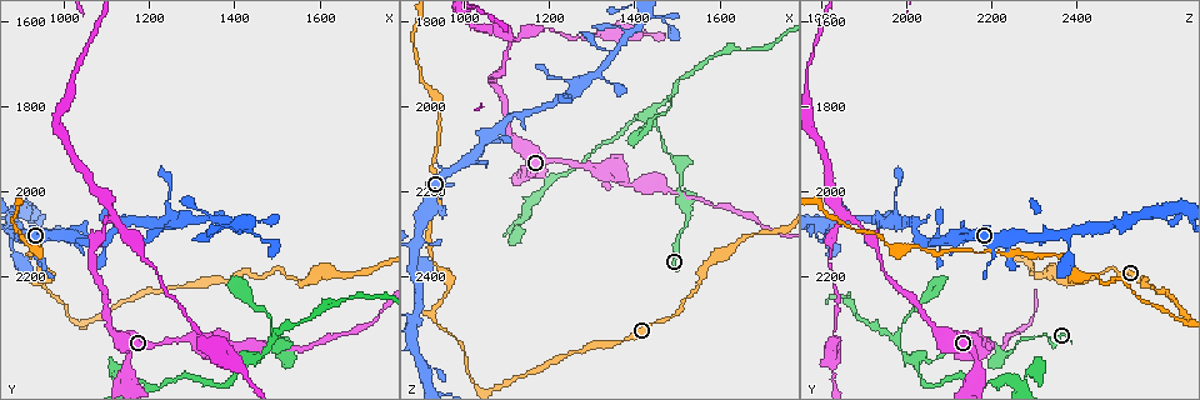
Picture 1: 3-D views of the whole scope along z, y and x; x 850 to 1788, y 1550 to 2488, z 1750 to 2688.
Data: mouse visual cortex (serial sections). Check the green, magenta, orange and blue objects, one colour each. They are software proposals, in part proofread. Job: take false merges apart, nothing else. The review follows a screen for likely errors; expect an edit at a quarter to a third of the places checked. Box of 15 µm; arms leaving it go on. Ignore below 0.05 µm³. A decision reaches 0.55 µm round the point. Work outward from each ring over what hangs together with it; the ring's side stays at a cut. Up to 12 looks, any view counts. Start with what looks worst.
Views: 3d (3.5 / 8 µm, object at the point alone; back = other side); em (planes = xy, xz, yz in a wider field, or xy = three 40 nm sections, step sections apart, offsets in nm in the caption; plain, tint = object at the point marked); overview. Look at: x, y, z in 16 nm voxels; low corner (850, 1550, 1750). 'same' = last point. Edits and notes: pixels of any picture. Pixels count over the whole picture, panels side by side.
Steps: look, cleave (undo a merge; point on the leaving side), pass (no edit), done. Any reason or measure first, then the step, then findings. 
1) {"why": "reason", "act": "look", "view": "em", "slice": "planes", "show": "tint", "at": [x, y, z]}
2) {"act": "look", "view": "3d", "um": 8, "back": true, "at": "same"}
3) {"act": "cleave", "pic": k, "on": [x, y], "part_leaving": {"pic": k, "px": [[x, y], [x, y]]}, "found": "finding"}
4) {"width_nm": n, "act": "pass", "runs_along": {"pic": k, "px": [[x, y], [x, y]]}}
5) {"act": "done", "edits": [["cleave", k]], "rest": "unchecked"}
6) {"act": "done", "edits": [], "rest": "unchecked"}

{"why": "abrupt turn", "act": "look", "view": "3d", "um": 8, "at": [930, 2210, 2500]}

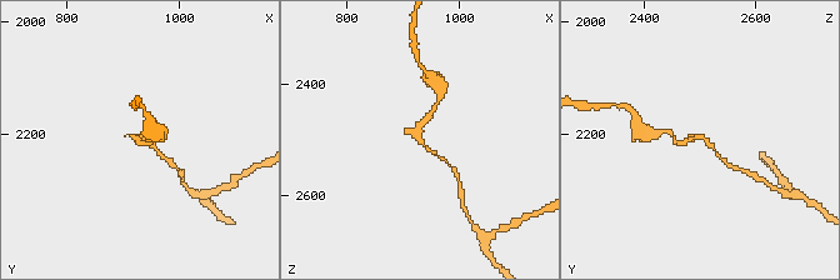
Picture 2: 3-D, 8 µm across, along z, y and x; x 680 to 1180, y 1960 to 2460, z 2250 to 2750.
{"arm_widths_nm": [150, 150], "act": "look", "view": "em", "slice": "xy", "step": 5, "show": "tint", "at": [930, 2210, 2495]}

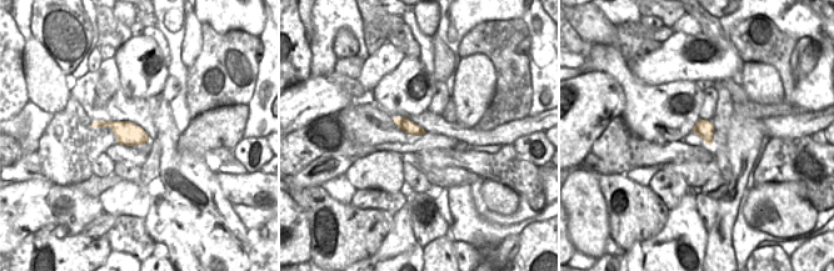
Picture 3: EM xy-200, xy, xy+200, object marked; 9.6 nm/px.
{"act": "pass", "runs_along": {"pic": 2, "px": [[720, 155], [703, 136], [676, 143], [671, 134]]}, "found": "continuous, no second cell"}

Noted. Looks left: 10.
{"why": "three-way junction", "act": "look", "view": "3d", "um": 3.5, "at": [1110, 2055, 1855]}

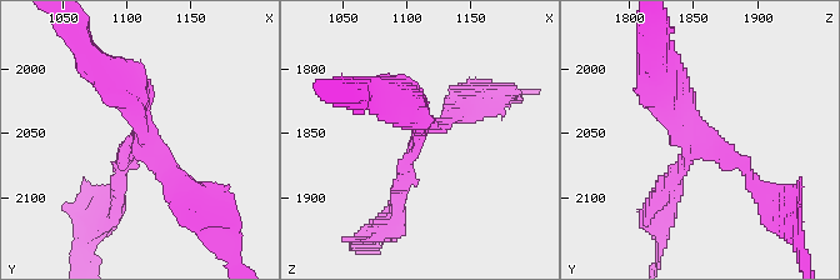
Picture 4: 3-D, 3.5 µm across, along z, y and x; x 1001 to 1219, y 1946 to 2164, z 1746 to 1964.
{"arms": 3, "arm_widths_nm": [150, 200, 400], "act": "look", "view": "em", "slice": "xy", "step": 3, "show": "tint", "at": [1106, 2054, 1860]}

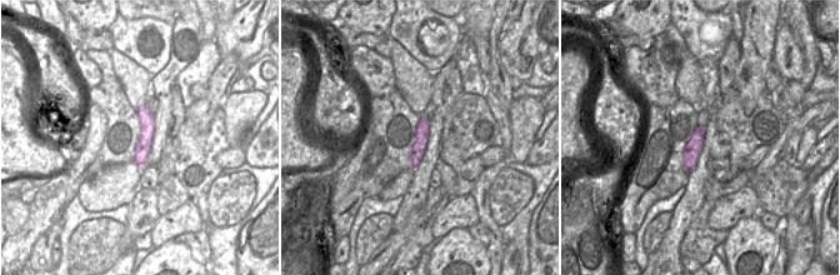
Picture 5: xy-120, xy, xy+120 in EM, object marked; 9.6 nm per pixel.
{"act": "look", "view": "em", "slice": "xy", "step": 2, "show": "tint", "at": "same"}

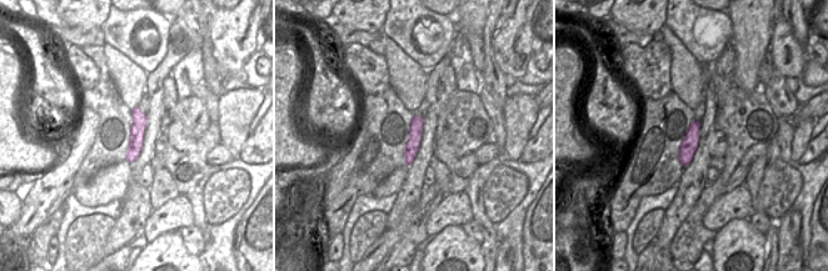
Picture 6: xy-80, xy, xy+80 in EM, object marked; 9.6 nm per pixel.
{"act": "pass", "runs_along": {"pic": 6, "px": [[136, 111], [136, 141], [130, 157]]}, "found": "one cell here"}

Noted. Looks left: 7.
{"why": "sharp bend", "act": "look", "view": "3d", "um": 8, "at": [1515, 2380, 2225]}

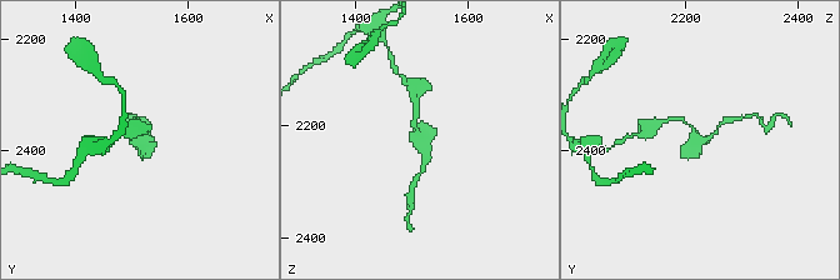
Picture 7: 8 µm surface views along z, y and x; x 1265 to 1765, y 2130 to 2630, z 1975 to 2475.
{"act": "look", "view": "3d", "um": 3.5, "at": [1520, 2385, 2225]}

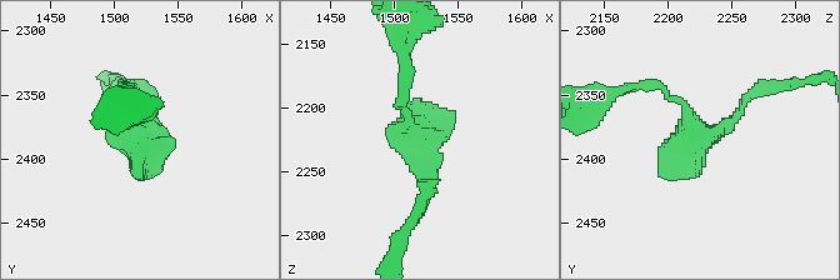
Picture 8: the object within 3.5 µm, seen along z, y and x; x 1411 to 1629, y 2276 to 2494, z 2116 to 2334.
{"act": "look", "view": "em", "slice": "xy", "step": 3, "show": "tint", "at": [1518, 2380, 2226]}

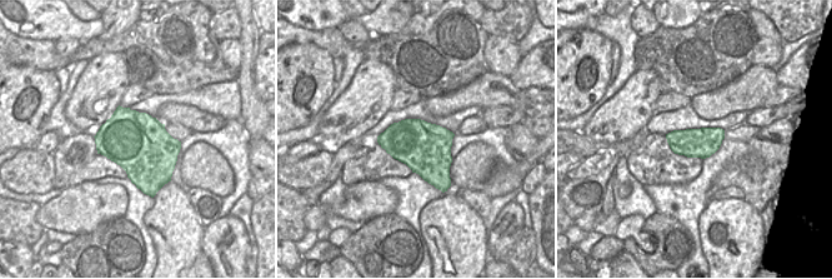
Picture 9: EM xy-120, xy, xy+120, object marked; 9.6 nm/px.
{"act": "pass", "found": "one cell here"}

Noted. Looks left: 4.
{"why": "sudden change in width", "act": "look", "view": "3d", "um": 3.5, "at": [1485, 2355, 1980]}

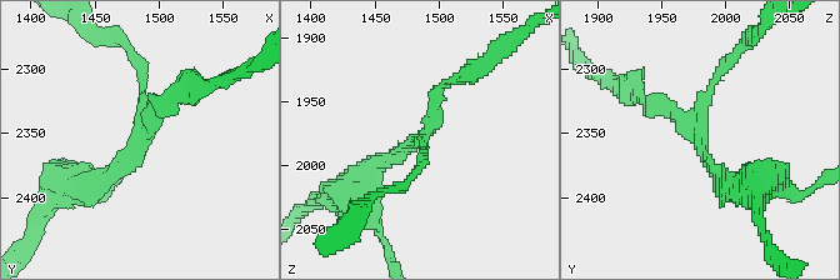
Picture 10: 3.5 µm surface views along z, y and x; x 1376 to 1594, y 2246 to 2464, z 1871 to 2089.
{"why": "shape alone is not enough", "act": "look", "view": "em", "slice": "planes", "show": "tint", "at": [1488, 2354, 1978]}

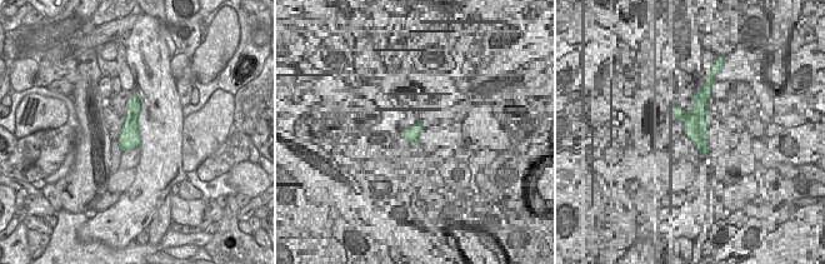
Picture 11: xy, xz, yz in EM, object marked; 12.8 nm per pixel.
{"act": "pass", "runs_along": {"pic": 10, "px": [[85, 186], [143, 140], [143, 64]]}, "found": "continuous, no second cell"}

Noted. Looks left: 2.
{"act": "done", "edits": [], "rest": "unchecked"}

